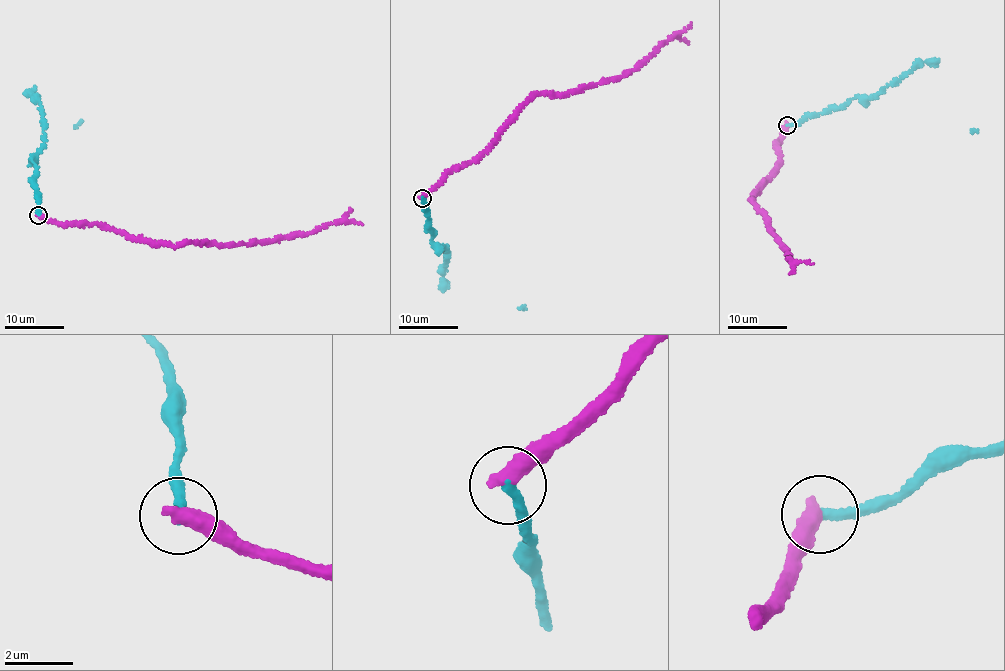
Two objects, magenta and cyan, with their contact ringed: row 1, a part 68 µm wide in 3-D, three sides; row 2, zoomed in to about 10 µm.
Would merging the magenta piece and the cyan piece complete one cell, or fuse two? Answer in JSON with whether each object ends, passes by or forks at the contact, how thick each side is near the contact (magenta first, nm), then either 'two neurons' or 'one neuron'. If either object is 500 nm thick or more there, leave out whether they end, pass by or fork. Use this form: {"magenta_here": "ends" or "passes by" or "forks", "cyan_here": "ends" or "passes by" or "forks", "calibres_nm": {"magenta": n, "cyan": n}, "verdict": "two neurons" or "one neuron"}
{"calibres_nm": {"magenta": 500, "cyan": 320}, "verdict": "two neurons"}

